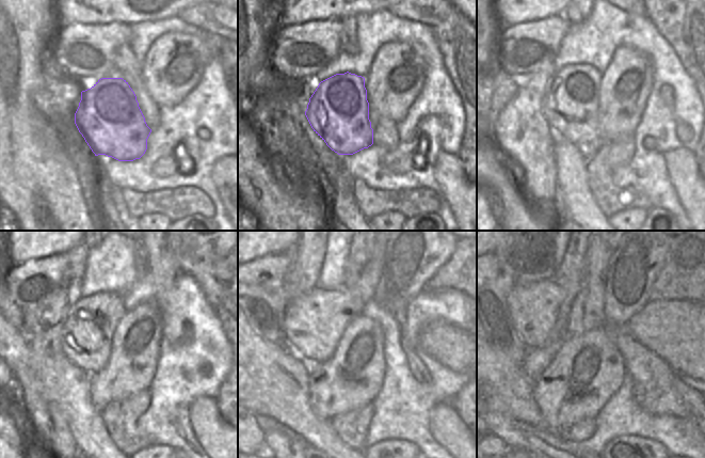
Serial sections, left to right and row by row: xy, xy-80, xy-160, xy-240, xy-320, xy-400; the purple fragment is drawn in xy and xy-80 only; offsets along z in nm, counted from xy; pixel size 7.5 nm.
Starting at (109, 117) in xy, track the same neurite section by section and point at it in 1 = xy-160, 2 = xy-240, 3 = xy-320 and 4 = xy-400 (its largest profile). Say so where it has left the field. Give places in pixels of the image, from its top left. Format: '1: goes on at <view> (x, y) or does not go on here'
1: goes on at xy-160 (570, 105)
2: goes on at xy-240 (85, 338)
3: goes on at xy-320 (314, 322)
4: goes on at xy-400 (533, 306)

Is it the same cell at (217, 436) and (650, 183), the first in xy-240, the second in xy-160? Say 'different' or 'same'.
different

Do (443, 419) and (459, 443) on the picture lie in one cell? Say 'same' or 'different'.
same

